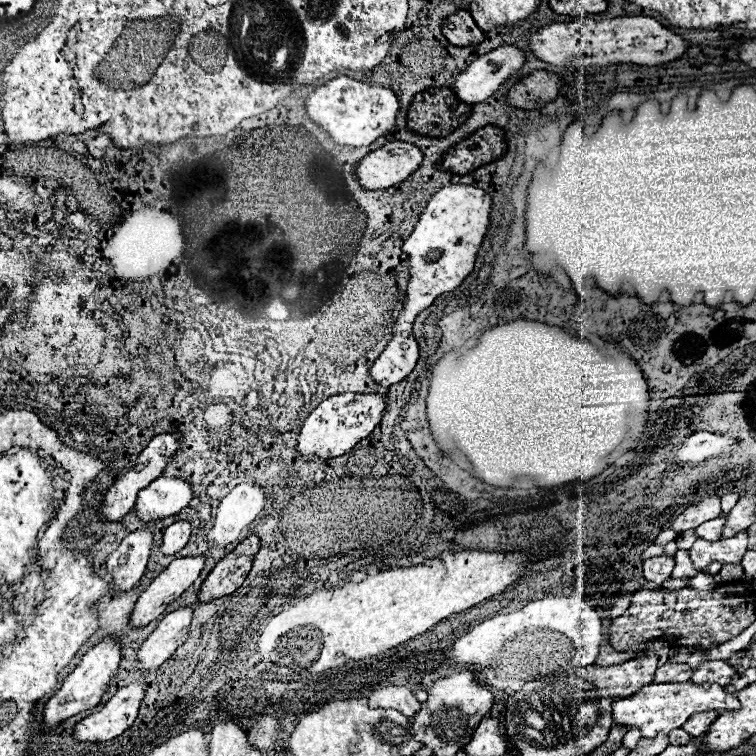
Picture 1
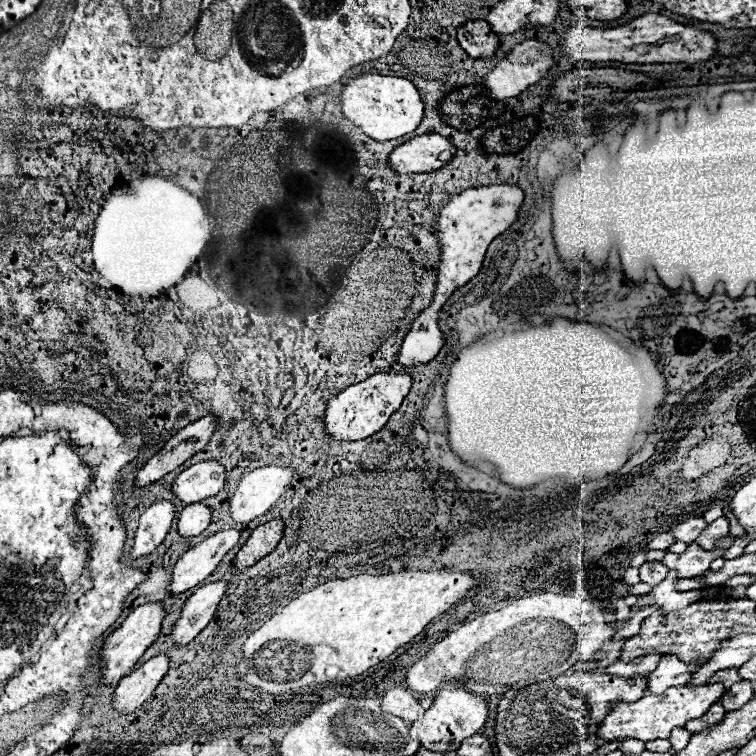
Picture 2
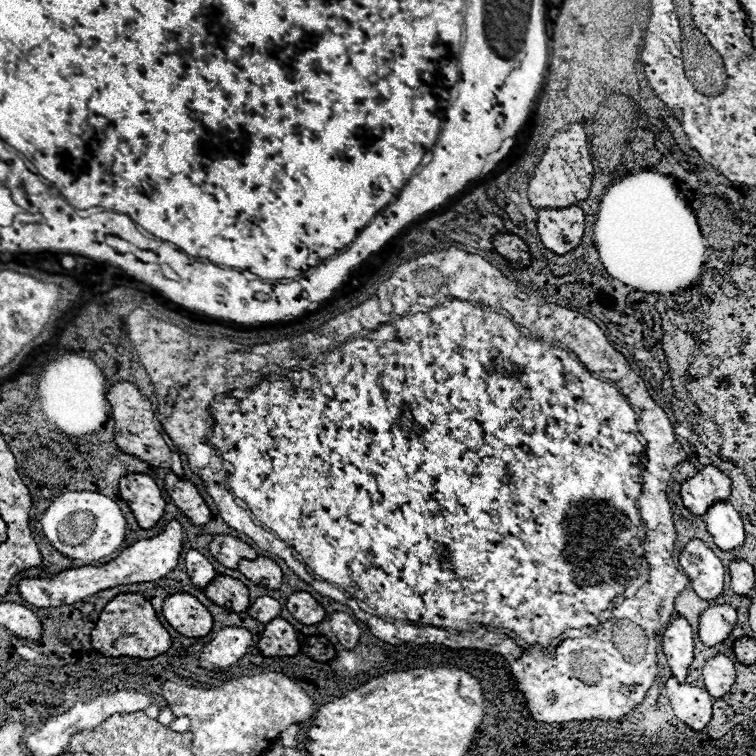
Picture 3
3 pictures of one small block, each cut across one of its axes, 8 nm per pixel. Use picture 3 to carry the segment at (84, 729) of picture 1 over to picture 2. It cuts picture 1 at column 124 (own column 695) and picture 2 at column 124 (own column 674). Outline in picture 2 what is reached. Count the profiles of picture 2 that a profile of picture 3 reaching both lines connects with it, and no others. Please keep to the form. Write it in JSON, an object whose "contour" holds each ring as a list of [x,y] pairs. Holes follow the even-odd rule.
{"contour":[[[164,654],[150,658],[130,676],[122,678],[122,682],[114,690],[114,710],[118,714],[136,712],[156,690],[162,676],[168,672],[168,658]]]}

